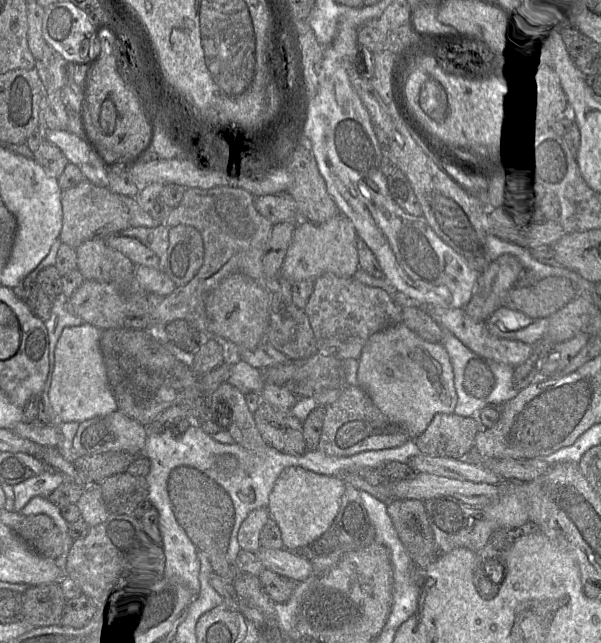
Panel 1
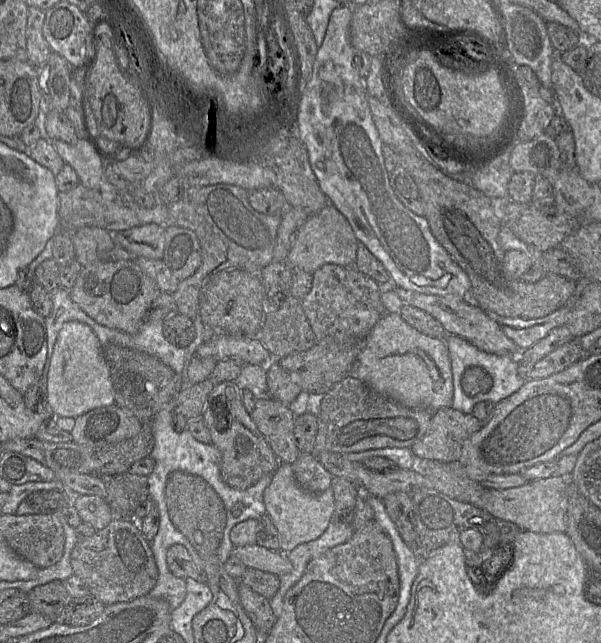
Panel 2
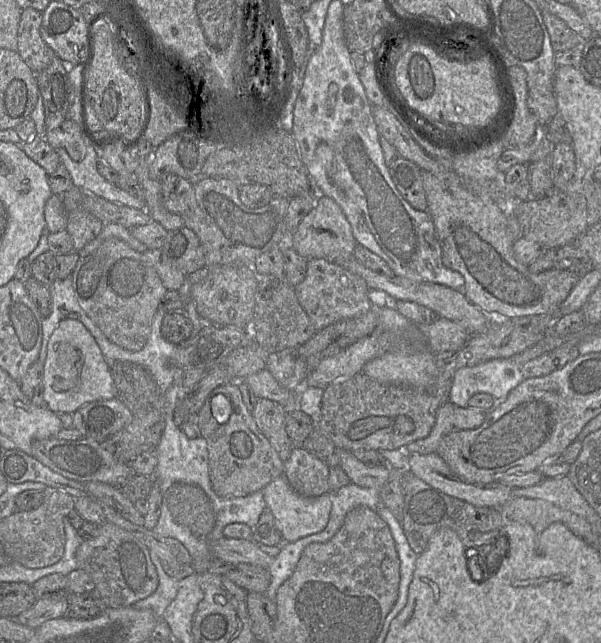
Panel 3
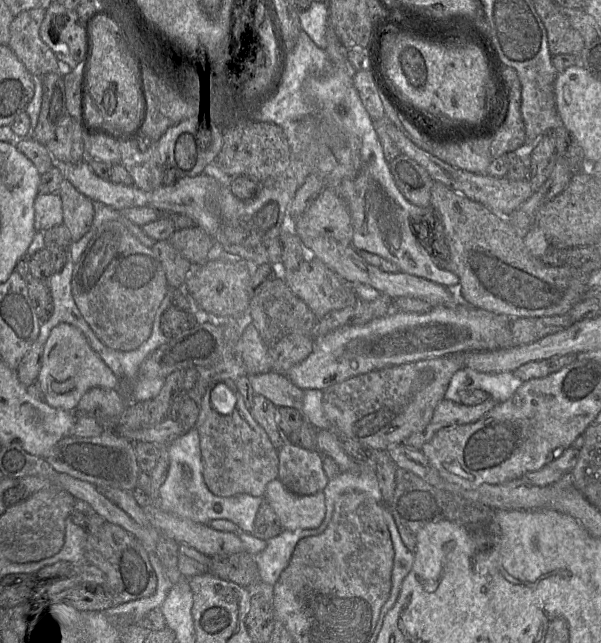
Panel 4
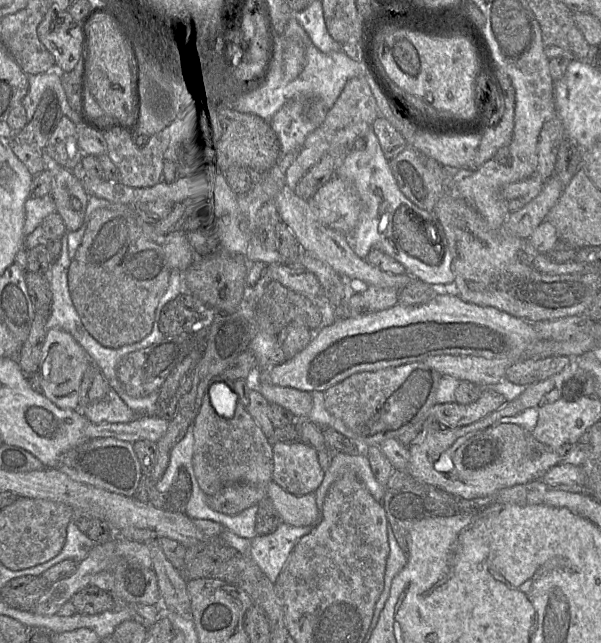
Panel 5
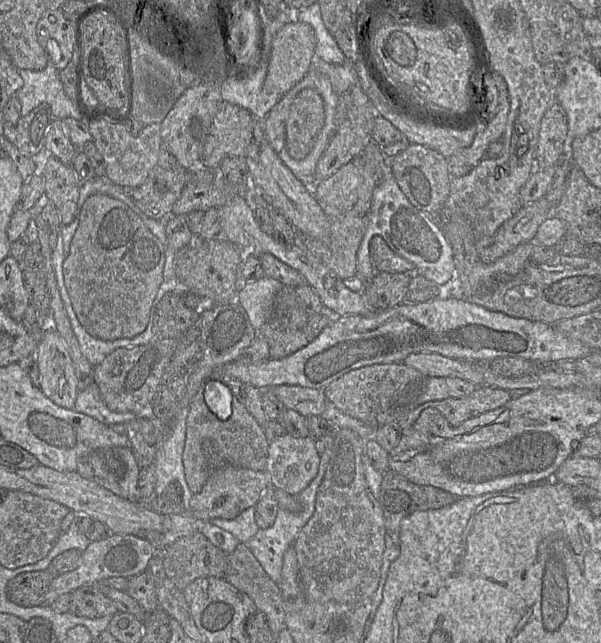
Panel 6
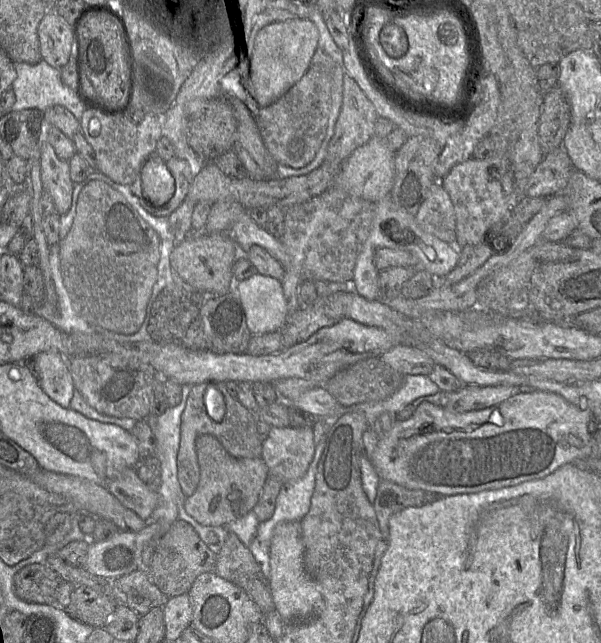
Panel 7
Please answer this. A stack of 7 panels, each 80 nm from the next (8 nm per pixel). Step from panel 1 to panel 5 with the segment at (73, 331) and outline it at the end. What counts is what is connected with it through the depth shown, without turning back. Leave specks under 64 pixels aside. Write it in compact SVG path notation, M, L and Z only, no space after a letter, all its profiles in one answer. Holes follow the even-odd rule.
M49 329L42 345L37 370L43 394L59 408L78 410L81 382L90 364L87 352L70 333L63 329Z

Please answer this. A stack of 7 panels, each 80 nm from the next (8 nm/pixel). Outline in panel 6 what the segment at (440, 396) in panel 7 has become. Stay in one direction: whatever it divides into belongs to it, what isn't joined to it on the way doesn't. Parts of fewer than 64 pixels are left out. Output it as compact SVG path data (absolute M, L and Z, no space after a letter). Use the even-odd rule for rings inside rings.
M477 386L468 396L448 397L443 400L428 401L412 410L407 417L397 424L399 435L407 434L420 413L427 408L437 409L453 427L479 414L495 410L505 405L512 395L509 391L493 386Z

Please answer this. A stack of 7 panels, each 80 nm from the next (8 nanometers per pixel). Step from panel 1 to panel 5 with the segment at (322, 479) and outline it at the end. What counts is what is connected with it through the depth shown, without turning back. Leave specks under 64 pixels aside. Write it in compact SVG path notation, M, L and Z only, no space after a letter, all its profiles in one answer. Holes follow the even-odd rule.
M271 481L266 487L268 497L281 521L291 526L308 526L319 522L315 493L295 496Z

